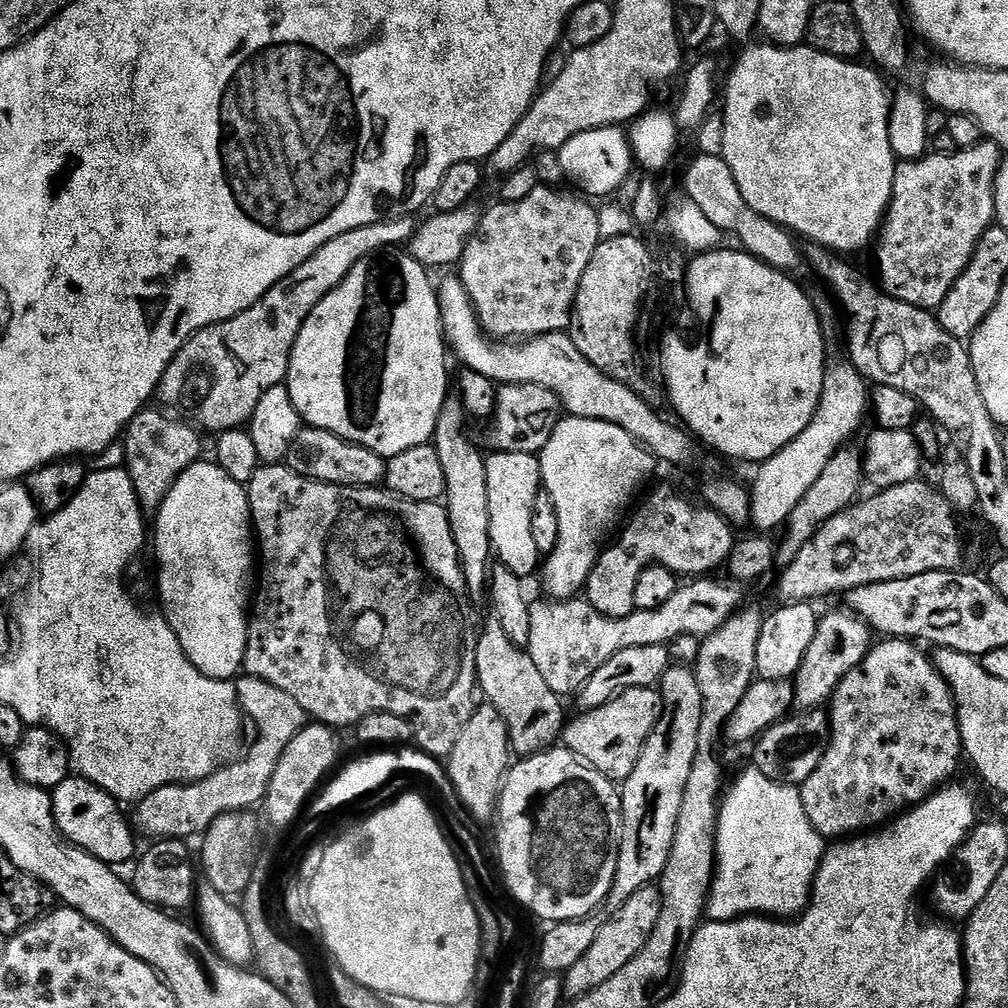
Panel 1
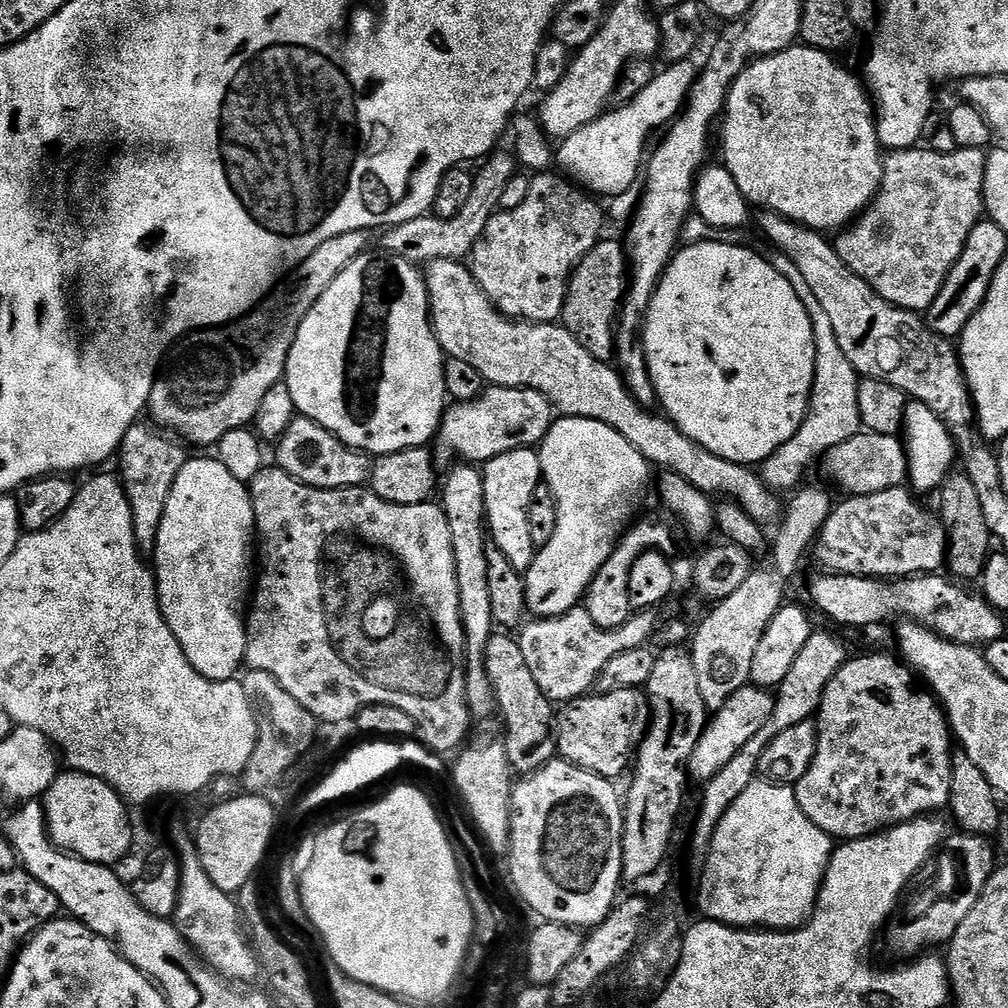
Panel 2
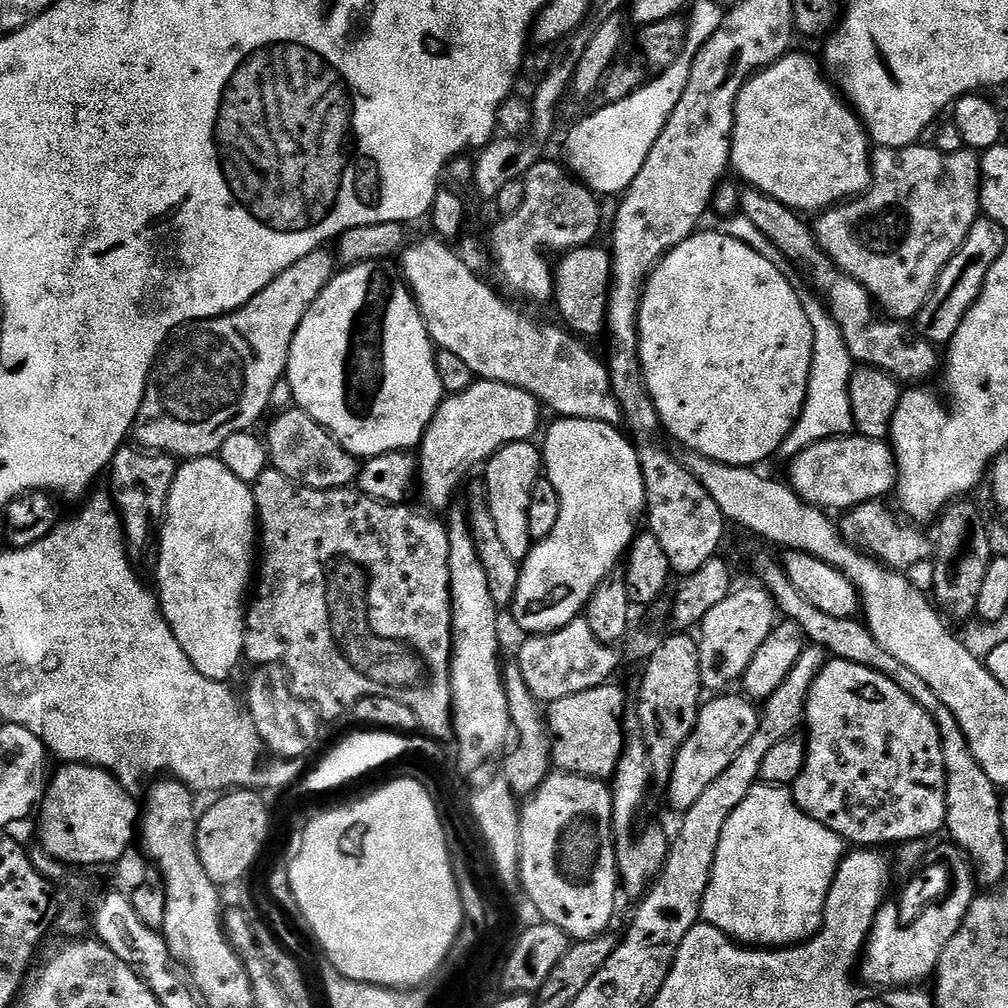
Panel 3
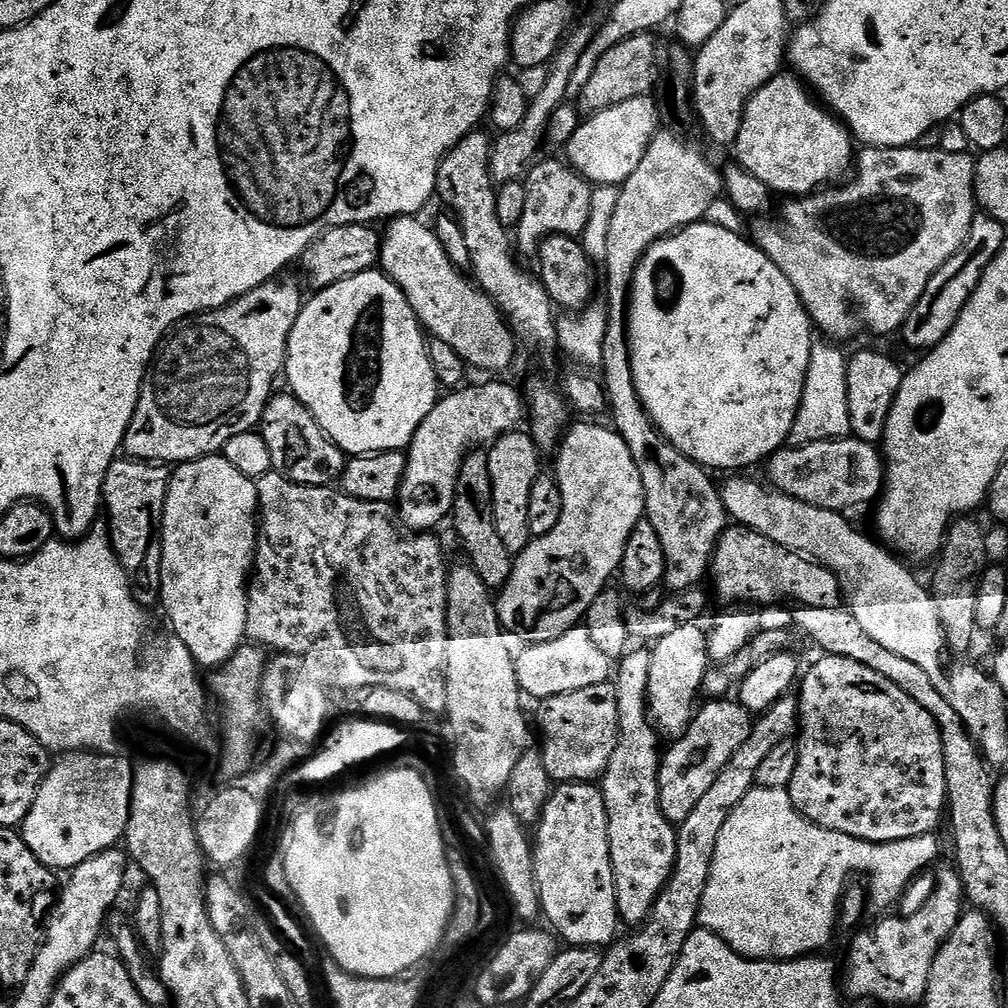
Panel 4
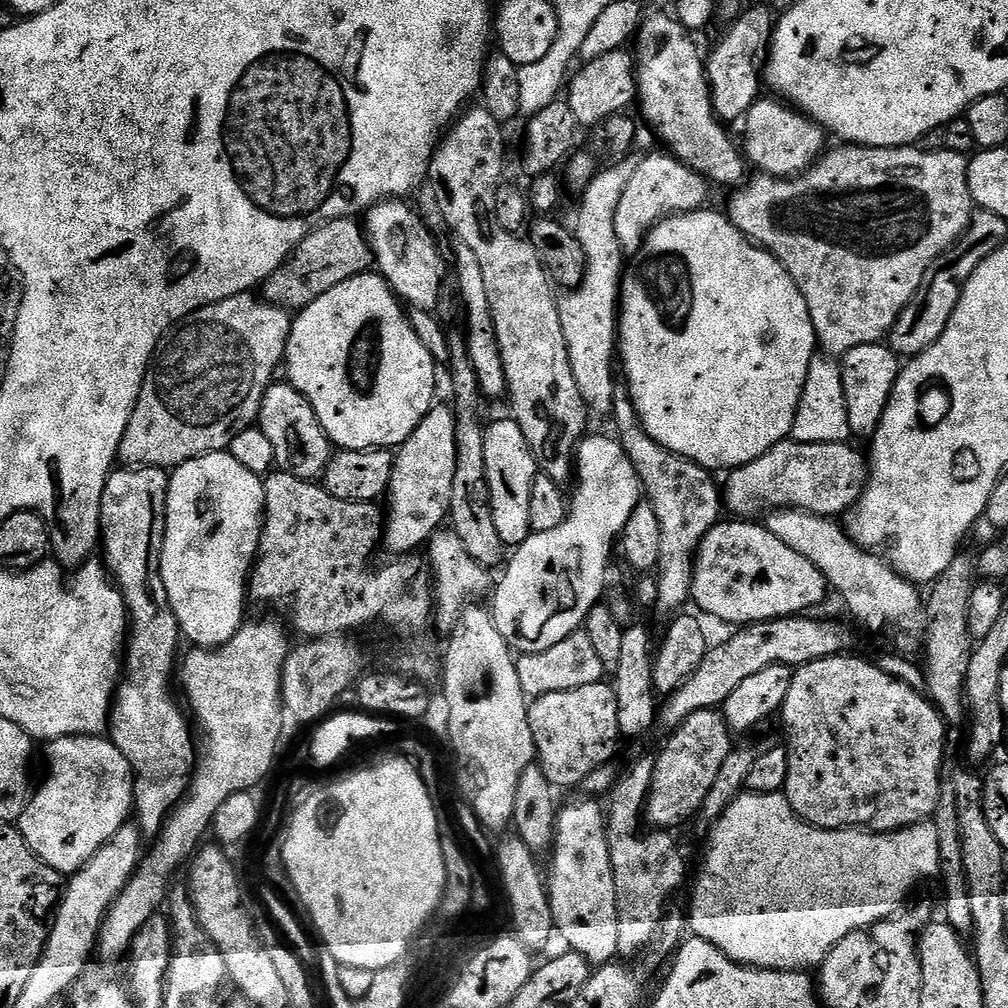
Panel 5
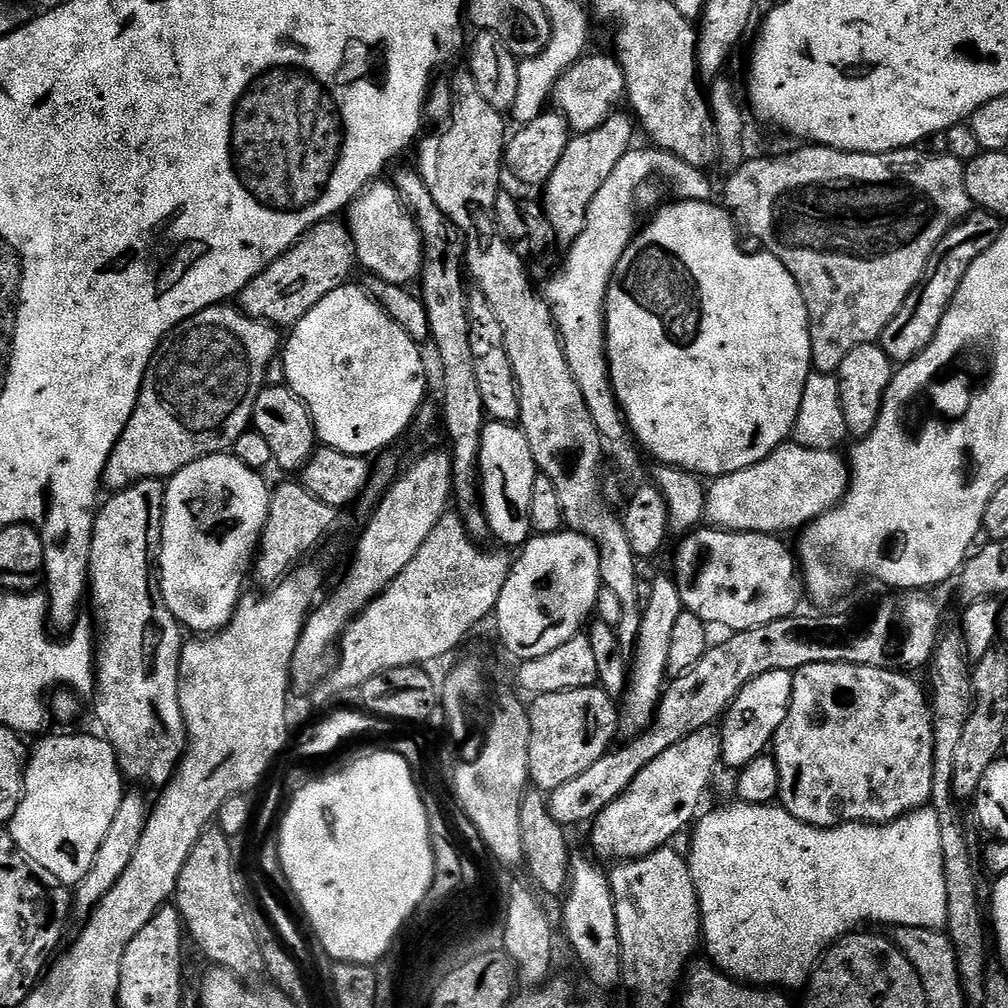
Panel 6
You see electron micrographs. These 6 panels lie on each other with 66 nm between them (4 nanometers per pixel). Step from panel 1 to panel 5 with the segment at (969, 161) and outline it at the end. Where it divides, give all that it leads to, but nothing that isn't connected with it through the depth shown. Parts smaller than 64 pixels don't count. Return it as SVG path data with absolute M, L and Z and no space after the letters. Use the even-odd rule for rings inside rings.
M915 146L903 148L836 147L840 148L834 149L833 152L825 151L807 172L802 172L799 176L777 178L767 174L756 174L753 180L751 177L731 193L732 201L729 202L728 208L726 207L726 215L739 232L743 232L749 240L759 245L765 252L771 252L790 274L790 278L794 278L802 298L806 298L806 310L810 310L810 318L814 322L814 334L819 351L832 358L843 358L850 350L854 350L854 346L881 343L891 333L896 319L922 286L930 266L939 256L944 255L968 229L974 205L968 185L969 157L963 152L945 150L923 153Z

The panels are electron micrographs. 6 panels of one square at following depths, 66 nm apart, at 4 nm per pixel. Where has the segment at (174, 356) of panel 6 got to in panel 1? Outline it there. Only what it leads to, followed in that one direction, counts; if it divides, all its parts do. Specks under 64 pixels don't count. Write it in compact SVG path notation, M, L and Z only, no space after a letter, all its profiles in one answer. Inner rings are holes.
M411 215L394 216L391 220L374 222L370 226L362 226L358 230L346 230L346 234L338 234L338 238L330 238L326 246L322 246L302 266L298 266L286 278L282 278L265 296L258 298L254 306L250 306L242 314L220 324L212 324L203 328L184 341L178 354L170 362L166 374L160 379L158 400L169 409L177 408L193 425L199 426L205 433L221 434L247 425L254 414L258 400L272 386L285 383L288 379L288 360L294 350L294 342L306 322L306 318L350 274L350 270L362 258L374 256L381 250L392 250L397 246L407 245L416 233L417 221Z

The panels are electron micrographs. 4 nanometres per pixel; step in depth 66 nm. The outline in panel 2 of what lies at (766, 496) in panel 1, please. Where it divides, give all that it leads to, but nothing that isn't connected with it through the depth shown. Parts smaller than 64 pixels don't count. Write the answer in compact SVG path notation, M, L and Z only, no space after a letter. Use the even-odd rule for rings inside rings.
M770 246L766 250L764 252L765 259L786 278L798 298L802 299L802 304L806 307L806 312L809 314L811 325L814 328L815 342L815 378L811 401L808 403L807 418L803 420L802 426L795 432L793 438L780 446L770 458L764 461L760 468L761 476L767 482L768 487L772 491L783 492L782 490L792 487L795 489L802 482L800 480L814 461L817 463L834 446L848 441L850 437L861 431L857 398L860 377L850 365L846 354L843 353L838 343L838 338L831 326L831 317L819 303L819 299L815 297L807 279L799 271L799 267L777 248Z

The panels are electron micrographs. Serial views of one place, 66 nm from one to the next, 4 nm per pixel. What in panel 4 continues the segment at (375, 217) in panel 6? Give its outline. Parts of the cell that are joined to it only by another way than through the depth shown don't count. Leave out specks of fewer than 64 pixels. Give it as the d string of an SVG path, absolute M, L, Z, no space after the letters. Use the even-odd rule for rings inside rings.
M397 216L387 221L385 228L388 229L382 232L379 267L404 291L421 325L433 337L446 342L447 346L452 346L464 359L465 364L473 369L481 368L484 372L506 371L516 360L518 341L516 333L512 331L508 321L496 307L496 303L486 293L480 291L467 275L462 274L461 269L454 267L446 250L442 250L442 242L438 242L435 231L429 225L427 228L420 218Z

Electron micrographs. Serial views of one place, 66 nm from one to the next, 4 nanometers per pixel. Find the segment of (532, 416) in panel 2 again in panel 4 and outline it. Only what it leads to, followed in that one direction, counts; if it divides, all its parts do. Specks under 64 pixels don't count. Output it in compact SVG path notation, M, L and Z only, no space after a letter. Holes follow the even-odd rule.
M480 384L477 388L461 387L449 391L449 396L441 395L436 401L434 410L426 414L422 426L414 434L406 452L407 468L403 482L400 484L396 499L399 523L407 530L416 534L428 534L440 523L447 521L454 506L454 486L458 482L458 470L462 466L467 453L488 446L507 432L515 432L525 423L526 404L522 399L519 387L511 388L508 384Z

